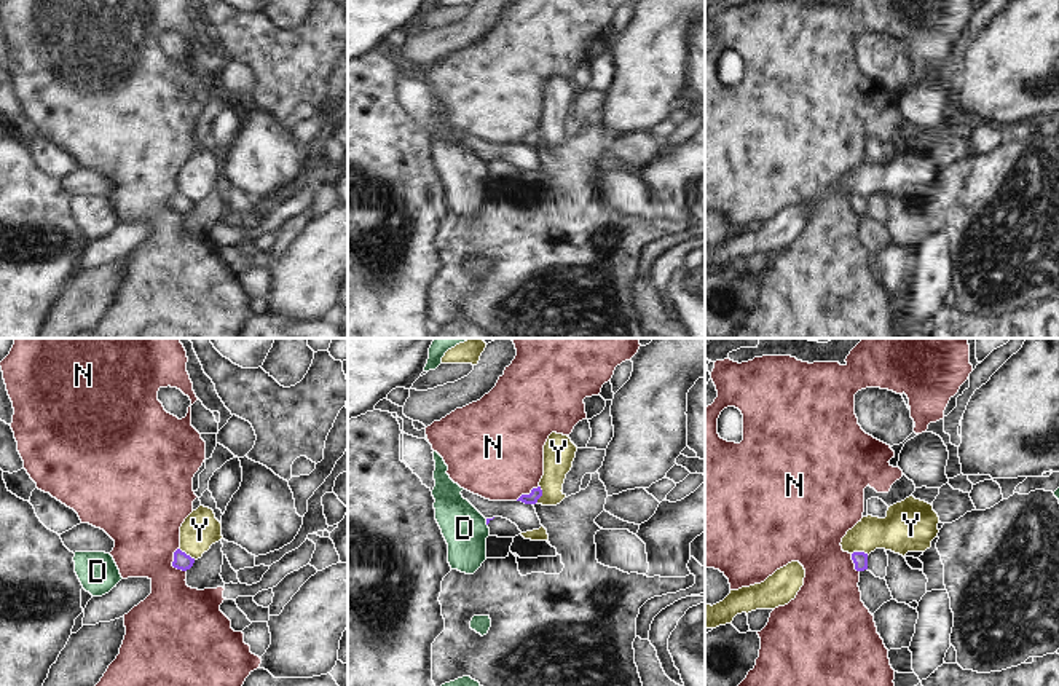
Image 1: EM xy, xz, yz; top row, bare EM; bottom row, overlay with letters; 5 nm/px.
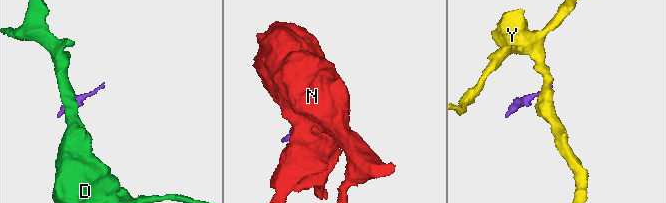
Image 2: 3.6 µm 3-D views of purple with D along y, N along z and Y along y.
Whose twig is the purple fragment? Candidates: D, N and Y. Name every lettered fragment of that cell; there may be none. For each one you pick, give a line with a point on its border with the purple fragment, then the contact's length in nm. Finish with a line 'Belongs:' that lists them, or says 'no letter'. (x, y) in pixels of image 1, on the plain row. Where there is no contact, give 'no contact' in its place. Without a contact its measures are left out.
Belongs: no letter

